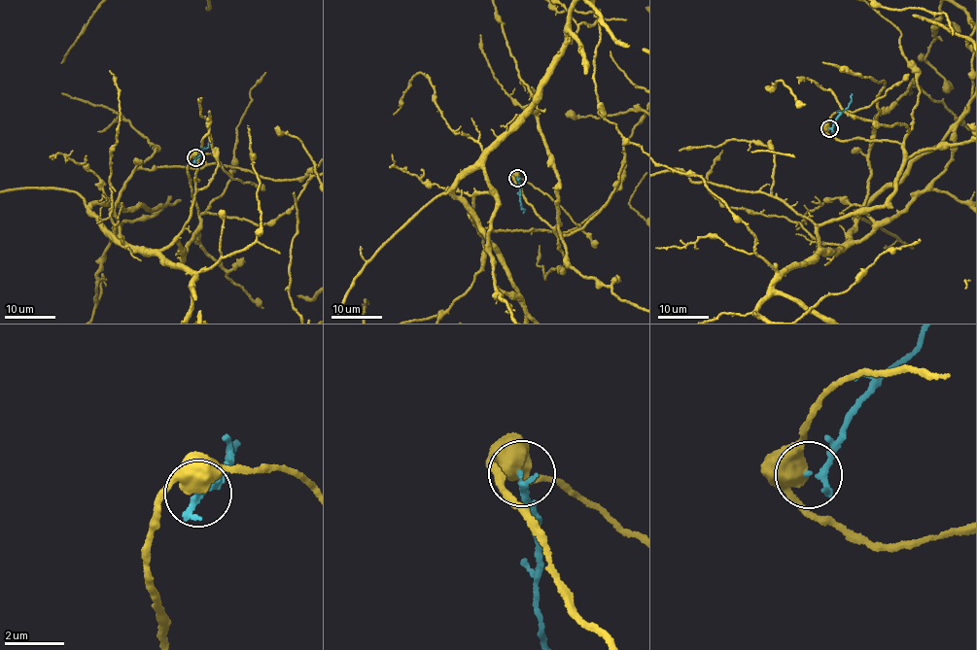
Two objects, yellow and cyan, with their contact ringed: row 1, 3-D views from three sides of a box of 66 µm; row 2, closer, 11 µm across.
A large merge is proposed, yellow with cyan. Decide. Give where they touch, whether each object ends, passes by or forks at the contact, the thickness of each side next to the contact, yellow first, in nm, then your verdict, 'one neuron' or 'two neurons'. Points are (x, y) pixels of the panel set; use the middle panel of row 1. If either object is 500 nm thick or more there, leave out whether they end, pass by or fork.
at (517, 178); yellow forks there; cyan ends there; 440 nm thick on the yellow side, 240 nm on the other; two neurons

